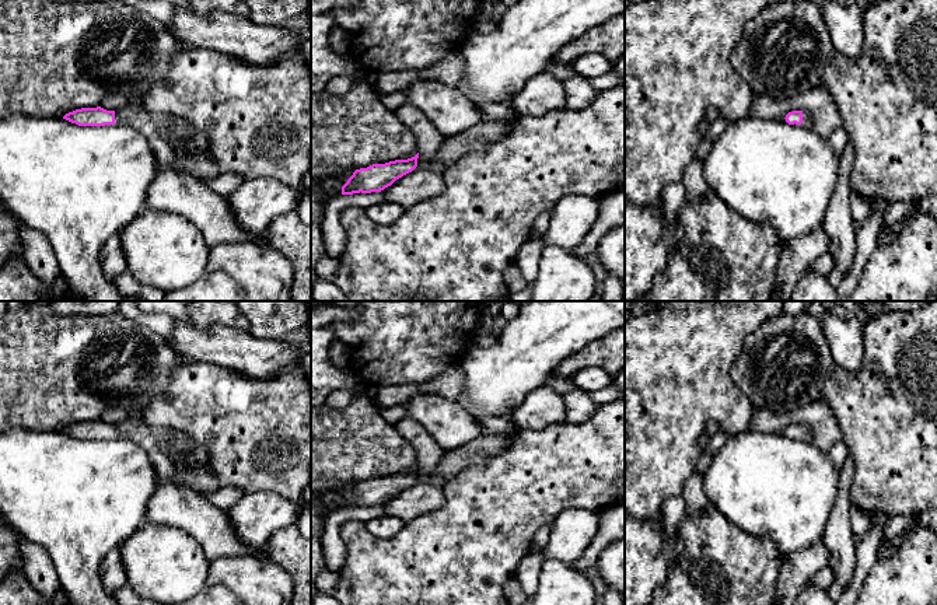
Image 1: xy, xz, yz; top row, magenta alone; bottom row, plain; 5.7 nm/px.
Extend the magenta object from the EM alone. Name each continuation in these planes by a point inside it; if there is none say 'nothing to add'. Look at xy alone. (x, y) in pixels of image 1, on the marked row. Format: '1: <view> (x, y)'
1: xy (177, 143)

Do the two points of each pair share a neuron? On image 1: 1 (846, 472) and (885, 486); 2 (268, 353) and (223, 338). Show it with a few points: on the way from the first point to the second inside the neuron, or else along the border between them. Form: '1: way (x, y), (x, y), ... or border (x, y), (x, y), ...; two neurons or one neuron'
1: border (848, 453), (853, 461), (853, 506); two neurons
2: way (257, 353), (244, 353), (234, 349); one neuron

